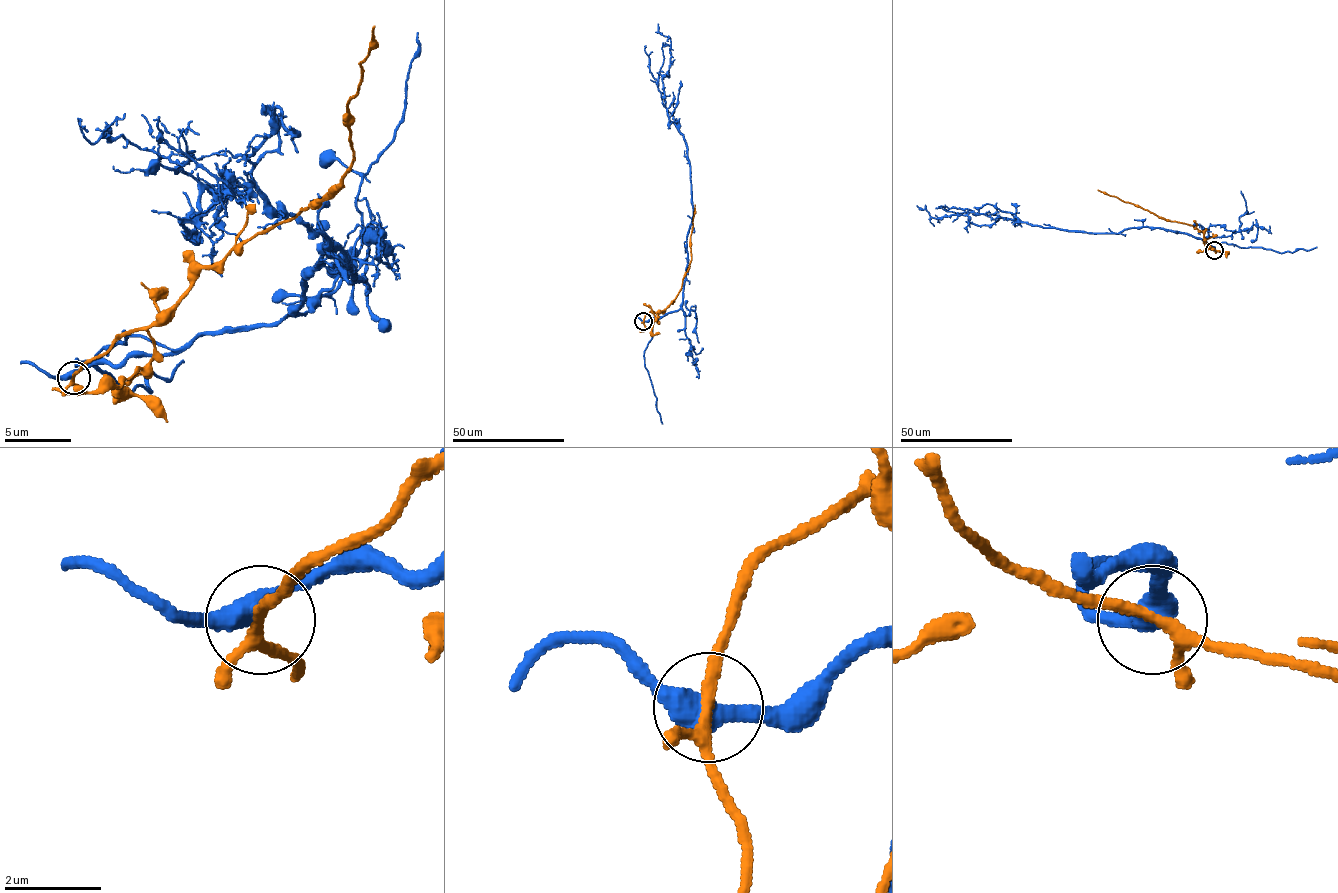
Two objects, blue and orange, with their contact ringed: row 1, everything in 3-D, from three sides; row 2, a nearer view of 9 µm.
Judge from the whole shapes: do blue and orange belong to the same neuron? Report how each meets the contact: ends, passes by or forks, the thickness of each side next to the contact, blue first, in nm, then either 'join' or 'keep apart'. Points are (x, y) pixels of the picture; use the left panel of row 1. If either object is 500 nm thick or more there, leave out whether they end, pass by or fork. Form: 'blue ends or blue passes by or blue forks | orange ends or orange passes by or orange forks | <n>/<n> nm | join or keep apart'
blue passes by | orange forks | 440/220 nm | join

